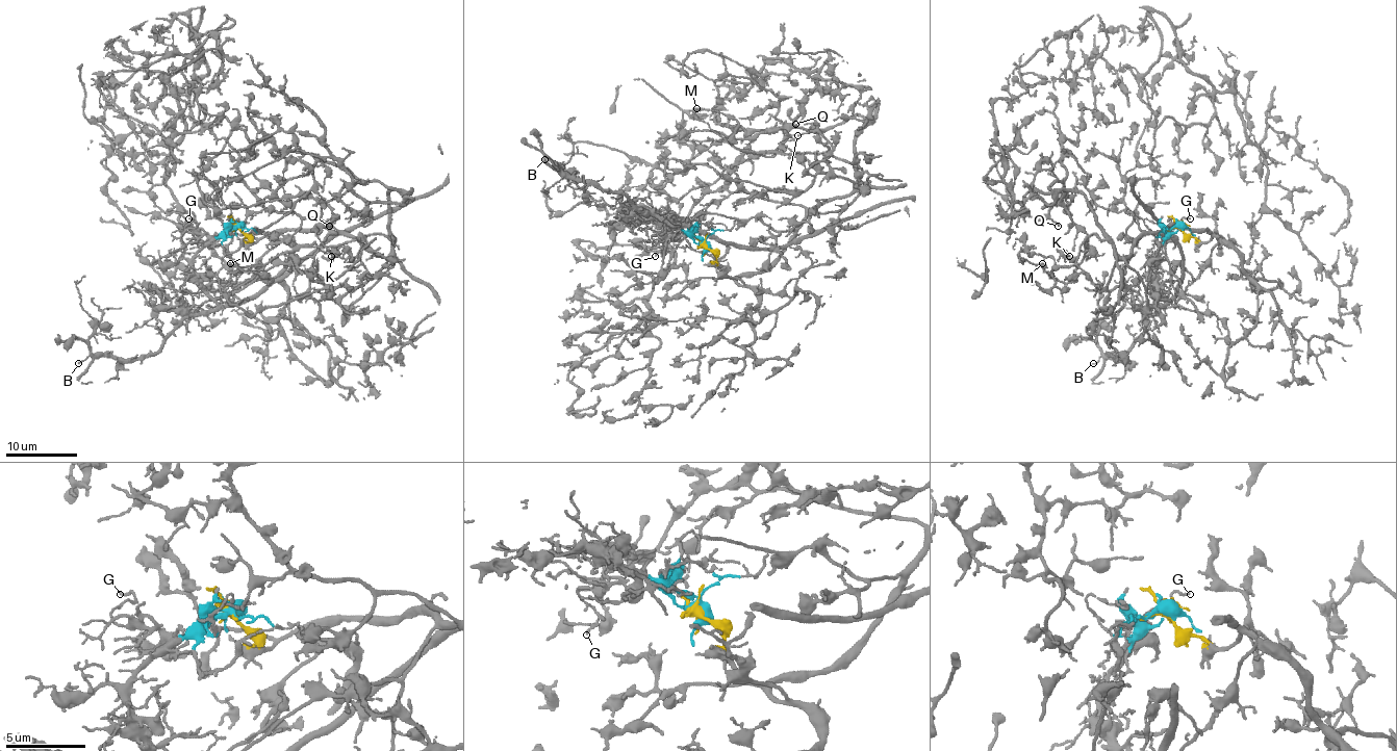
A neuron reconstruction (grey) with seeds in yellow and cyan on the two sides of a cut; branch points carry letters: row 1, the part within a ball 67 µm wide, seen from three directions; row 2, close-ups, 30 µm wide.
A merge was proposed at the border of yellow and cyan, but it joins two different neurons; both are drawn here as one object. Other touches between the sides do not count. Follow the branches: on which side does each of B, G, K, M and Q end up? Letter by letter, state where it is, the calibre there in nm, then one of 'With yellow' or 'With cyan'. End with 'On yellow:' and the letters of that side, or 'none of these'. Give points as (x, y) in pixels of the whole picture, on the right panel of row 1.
B: Place: (1093, 363). Thickness 140 nm. With cyan
G: Place: (1190, 218). Thickness 150 nm. With cyan
K: Place: (1069, 256). Thickness 80 nm. With yellow
M: Place: (1042, 263). Thickness 130 nm. With yellow
Q: Place: (1058, 226). Thickness 110 nm. With yellow
On yellow: K, M, Q

